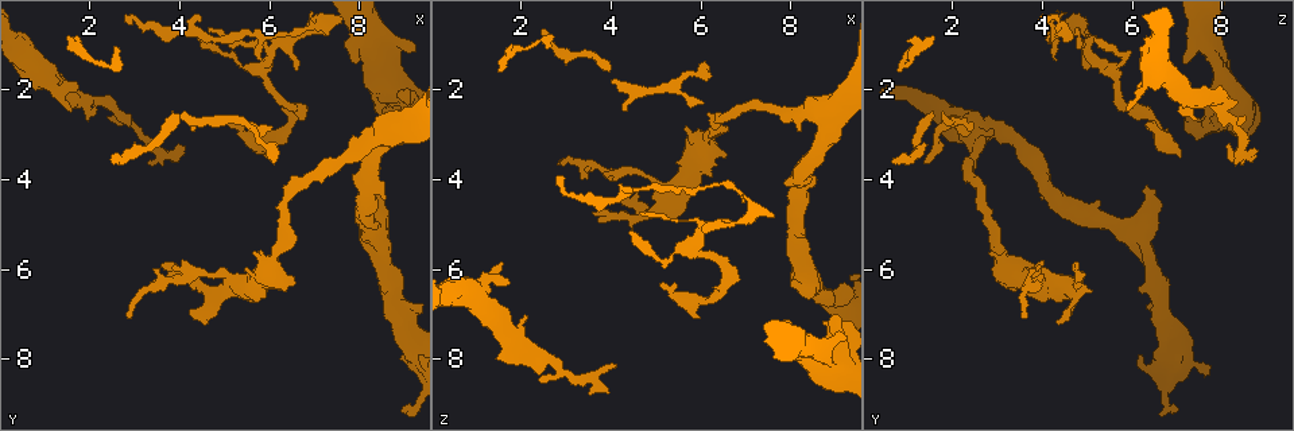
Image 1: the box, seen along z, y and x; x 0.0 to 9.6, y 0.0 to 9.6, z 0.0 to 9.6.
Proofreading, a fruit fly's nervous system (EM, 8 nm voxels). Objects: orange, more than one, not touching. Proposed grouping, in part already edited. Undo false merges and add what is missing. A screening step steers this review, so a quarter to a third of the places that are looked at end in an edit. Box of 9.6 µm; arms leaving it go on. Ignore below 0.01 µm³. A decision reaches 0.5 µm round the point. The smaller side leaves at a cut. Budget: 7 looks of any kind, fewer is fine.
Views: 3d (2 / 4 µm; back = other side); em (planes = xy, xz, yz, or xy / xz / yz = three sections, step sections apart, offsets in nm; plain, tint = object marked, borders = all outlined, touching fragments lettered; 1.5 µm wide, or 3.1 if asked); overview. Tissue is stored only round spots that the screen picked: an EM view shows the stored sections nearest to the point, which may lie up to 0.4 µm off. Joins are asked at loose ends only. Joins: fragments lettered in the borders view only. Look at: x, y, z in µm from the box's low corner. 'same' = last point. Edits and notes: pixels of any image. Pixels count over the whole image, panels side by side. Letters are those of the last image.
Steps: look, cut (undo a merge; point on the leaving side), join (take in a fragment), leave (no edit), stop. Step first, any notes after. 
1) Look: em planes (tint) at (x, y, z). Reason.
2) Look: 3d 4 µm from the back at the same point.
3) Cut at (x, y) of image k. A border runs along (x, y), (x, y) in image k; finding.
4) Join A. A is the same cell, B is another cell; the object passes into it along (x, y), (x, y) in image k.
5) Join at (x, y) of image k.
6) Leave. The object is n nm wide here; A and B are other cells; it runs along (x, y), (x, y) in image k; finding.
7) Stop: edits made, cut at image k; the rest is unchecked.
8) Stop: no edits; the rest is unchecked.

Look: em yz step 4 (tint) at (6.55, 1.50, 5.05).

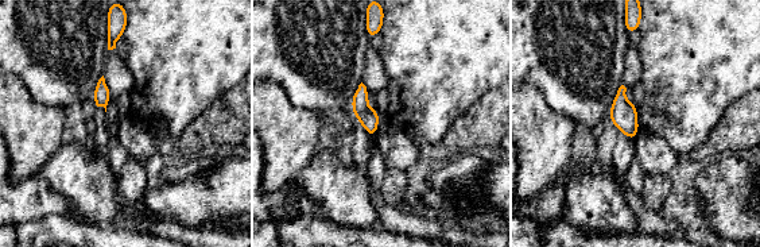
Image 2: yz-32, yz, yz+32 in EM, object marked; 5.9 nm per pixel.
Look: em planes (borders) at the same point.

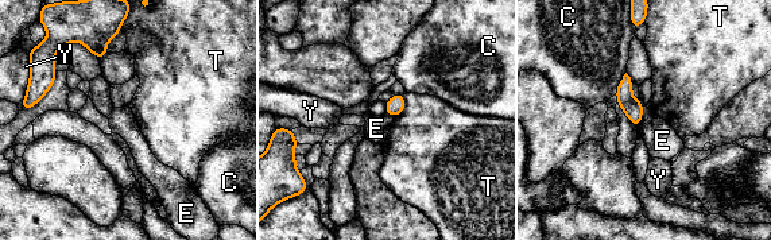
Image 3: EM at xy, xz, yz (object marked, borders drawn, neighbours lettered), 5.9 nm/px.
Leave. C, E, T and Y are other cells; a border runs along (644, 107), (639, 128) in image 3; none of them fits.

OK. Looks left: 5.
Look: 3d 4 µm at (1.55, 0.85, 1.60). An open end.

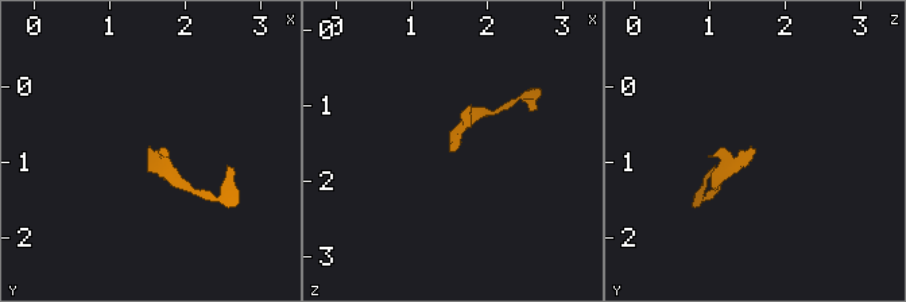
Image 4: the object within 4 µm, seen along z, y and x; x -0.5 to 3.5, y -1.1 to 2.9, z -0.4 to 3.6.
Look: em planes (plain) at (1.50, 0.85, 1.60).

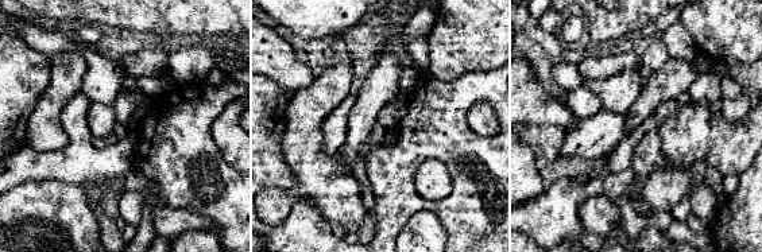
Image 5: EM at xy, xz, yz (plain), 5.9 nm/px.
Look: em planes (borders) at the same point. What lies round it.

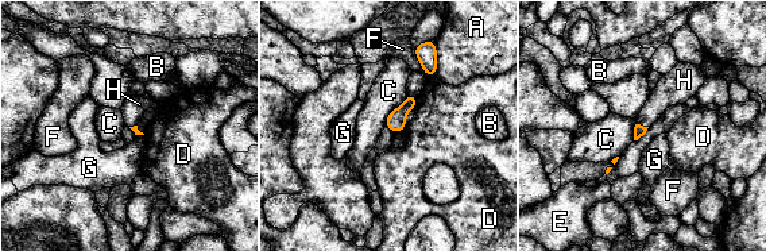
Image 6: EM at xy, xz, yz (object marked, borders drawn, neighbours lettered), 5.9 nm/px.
Join H. H is the same cell, A, B, C, D, E, F and G are other cells; the neuron continues.

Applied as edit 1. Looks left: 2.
Stop: edits made, join at image 6; the rest is unchecked.

